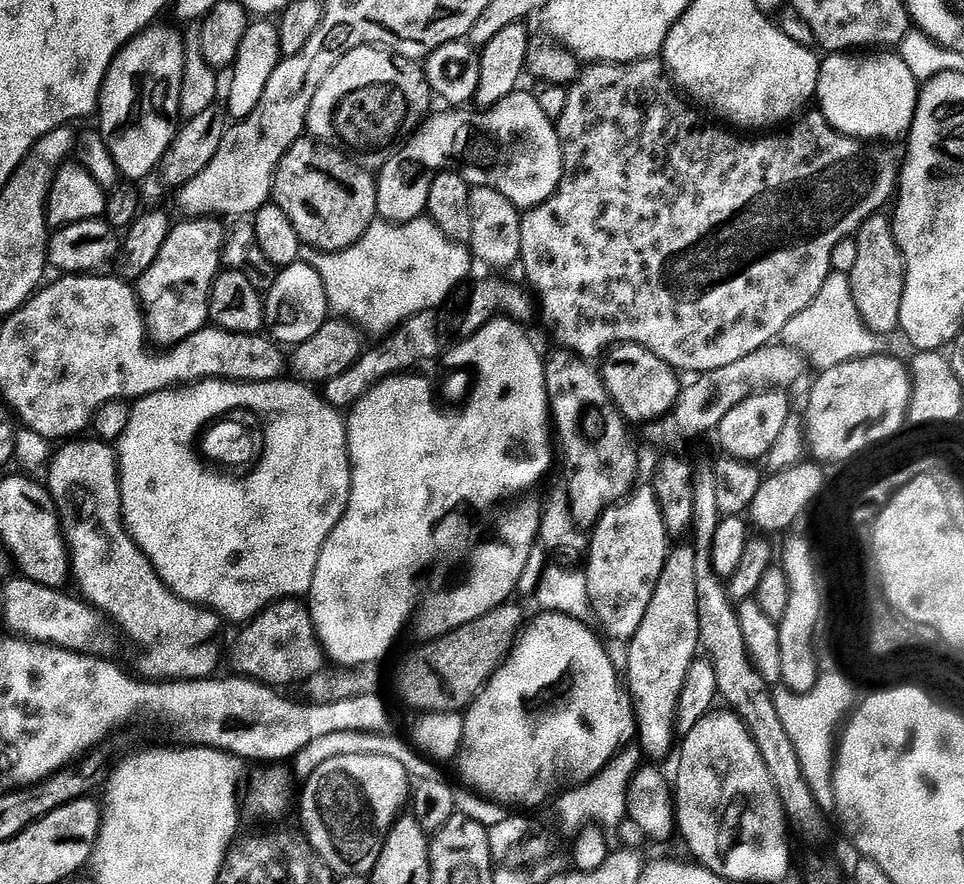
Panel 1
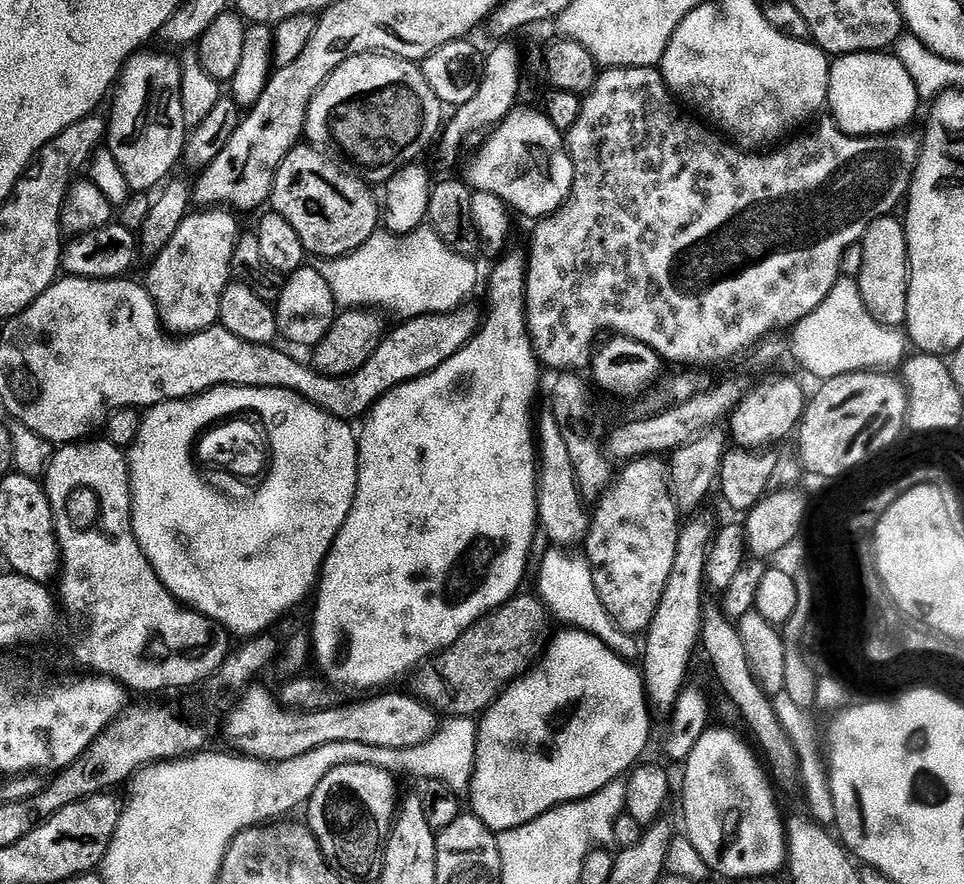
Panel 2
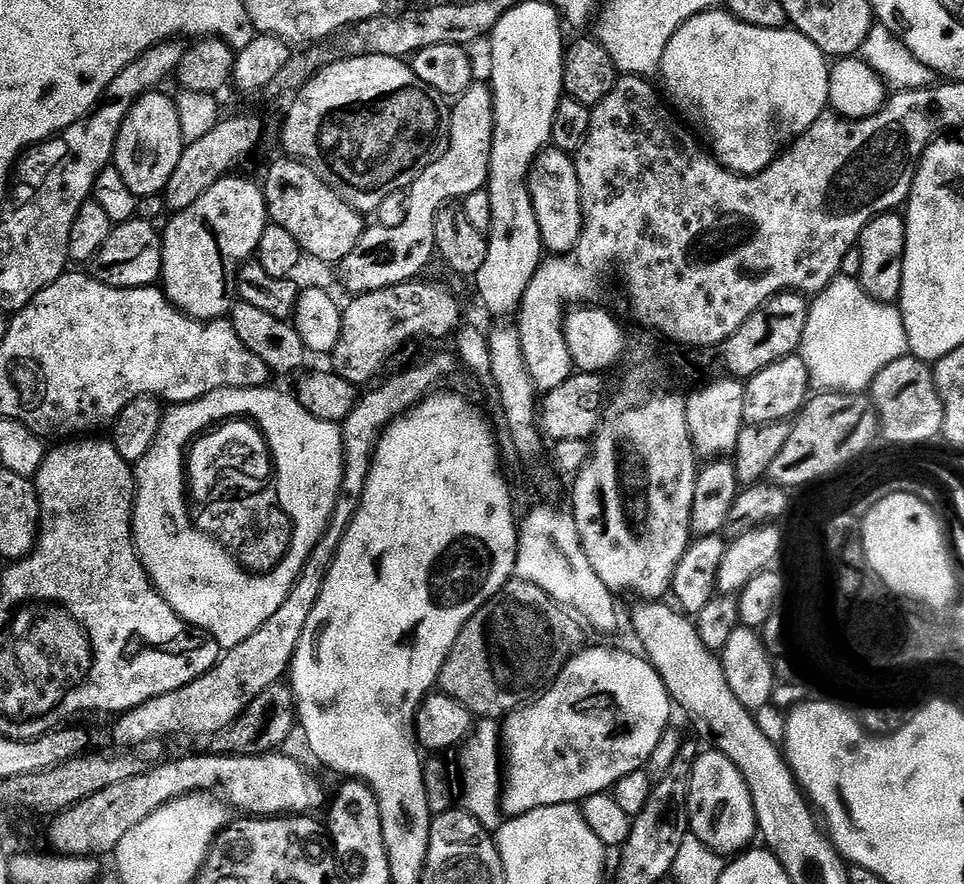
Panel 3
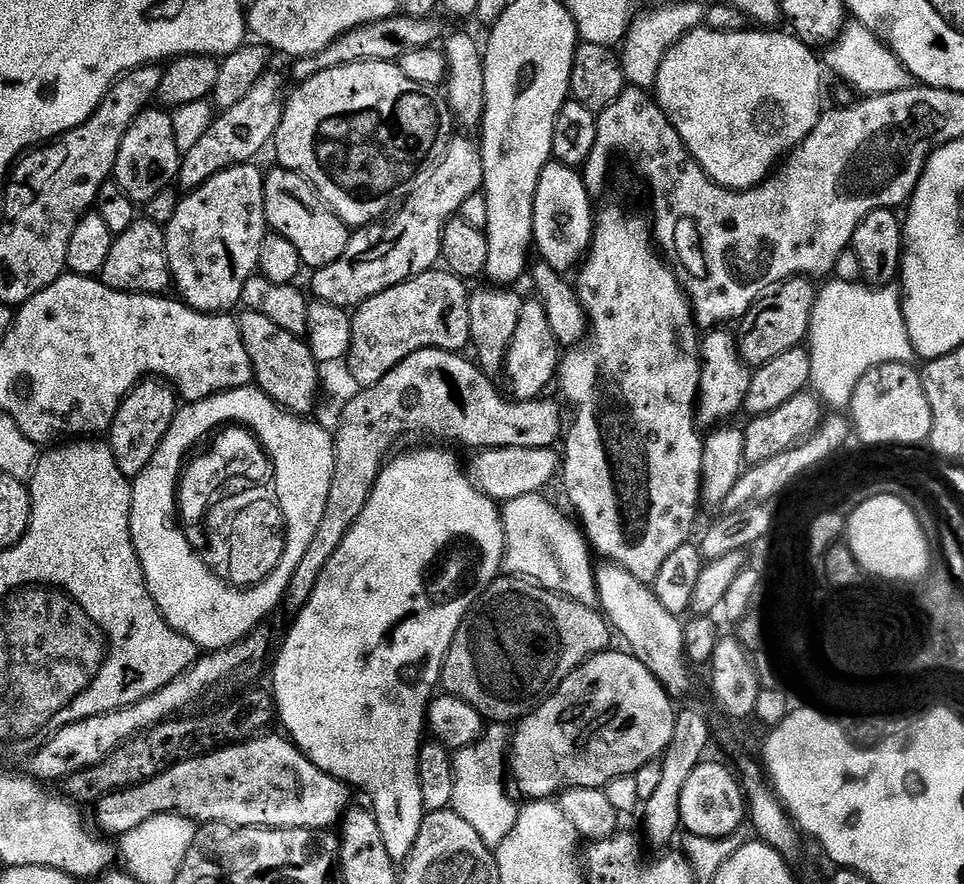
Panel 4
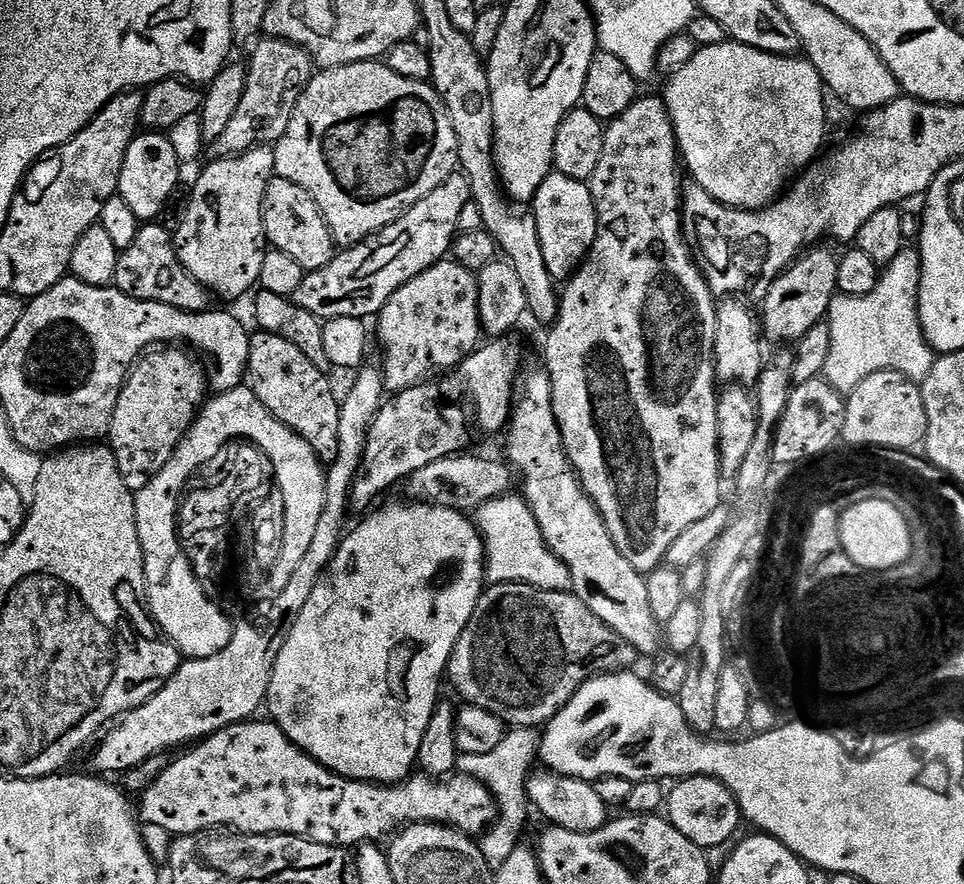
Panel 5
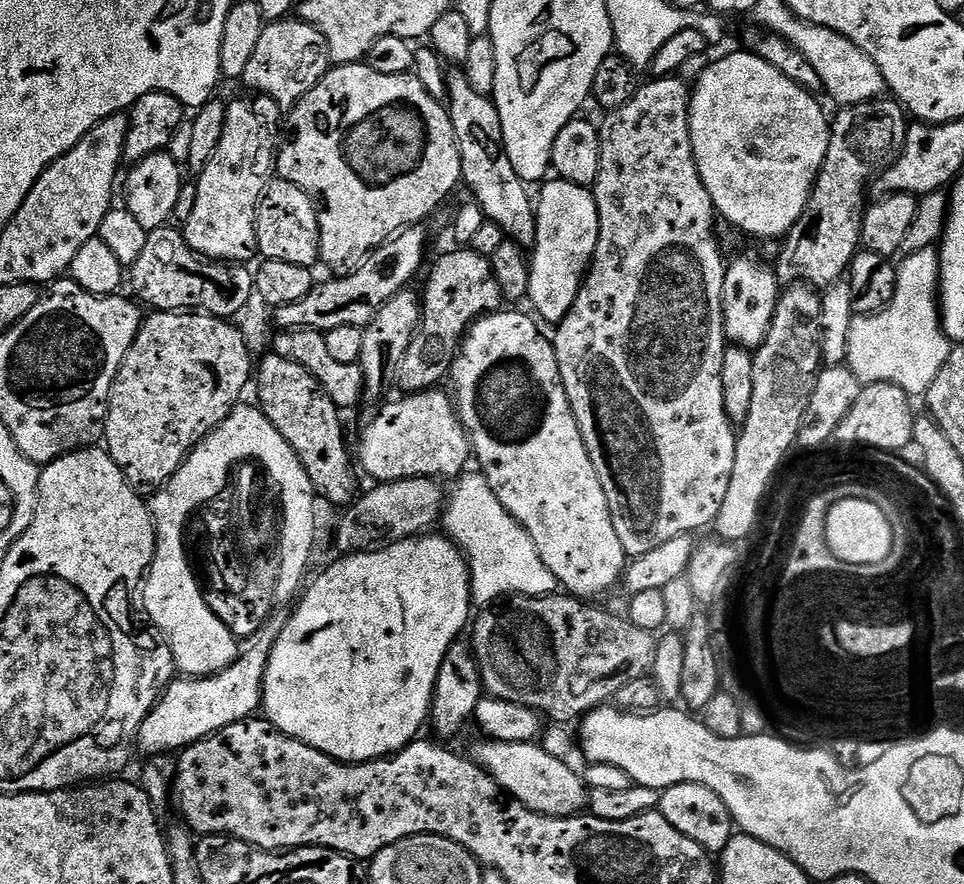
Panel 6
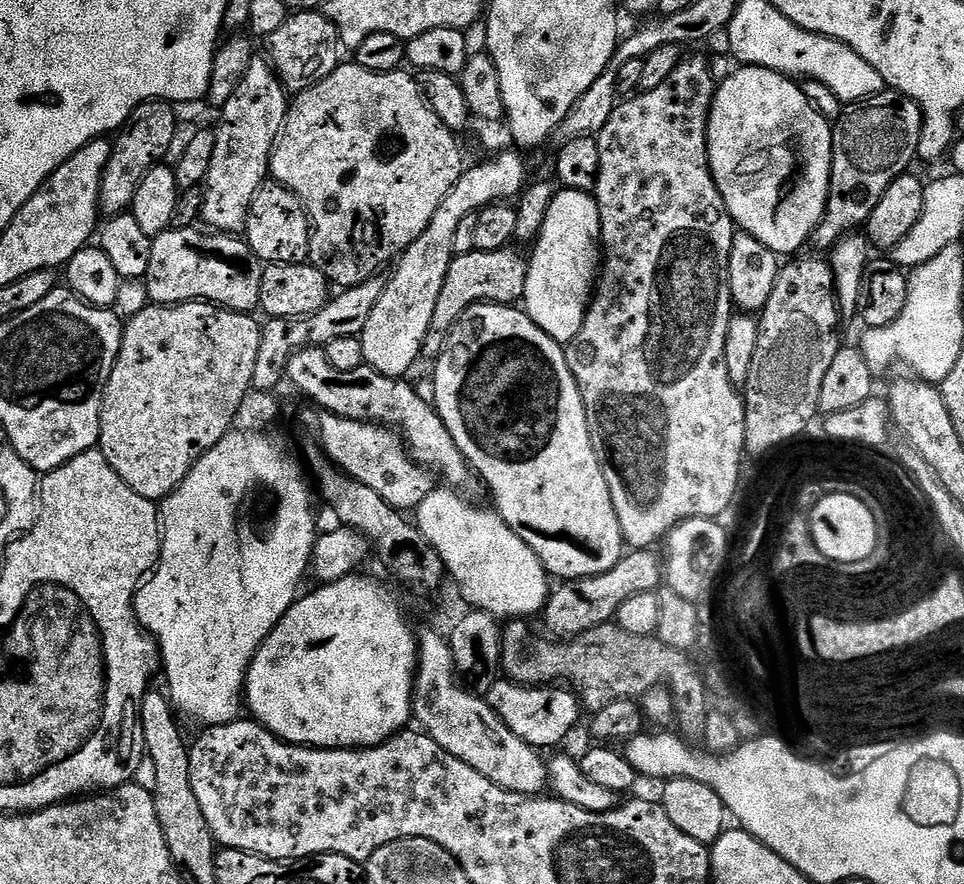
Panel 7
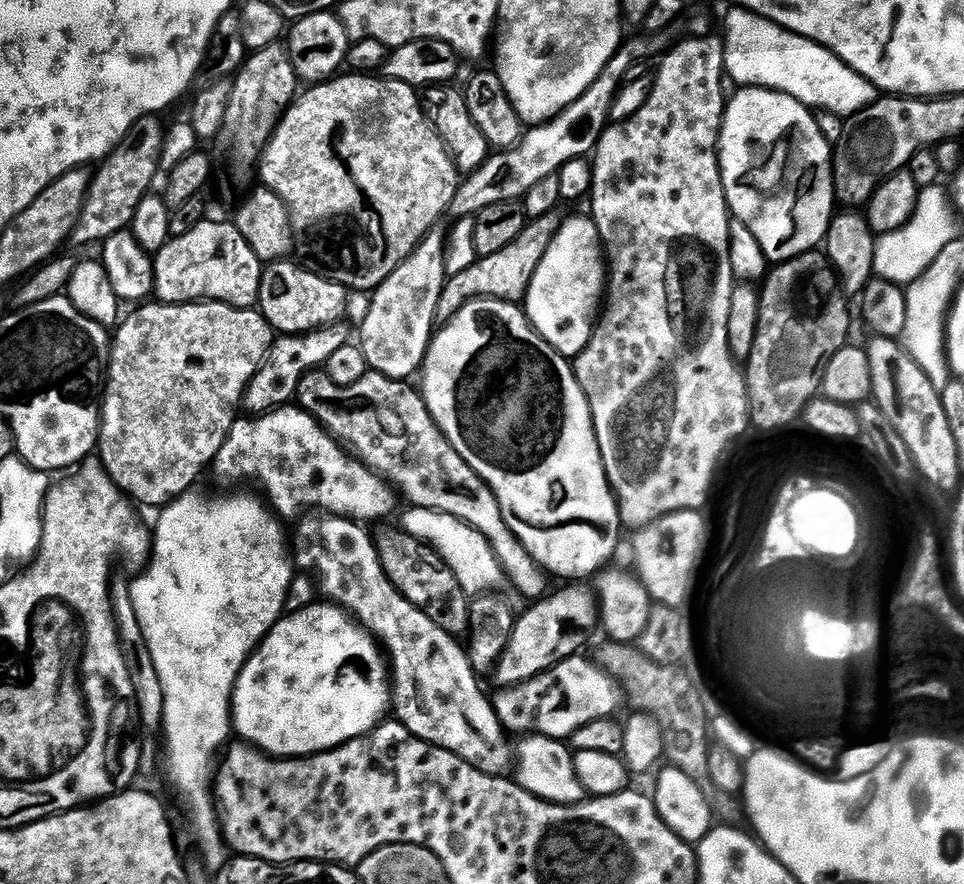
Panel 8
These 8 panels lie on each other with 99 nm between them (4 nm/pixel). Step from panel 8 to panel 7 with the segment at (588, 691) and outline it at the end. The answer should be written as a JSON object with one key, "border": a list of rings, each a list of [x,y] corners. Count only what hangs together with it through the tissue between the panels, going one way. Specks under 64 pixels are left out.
{"border":[[[507,678],[497,679],[487,692],[489,706],[498,714],[508,729],[531,748],[545,750],[560,744],[572,732],[572,727],[580,720],[582,705],[575,693],[564,686],[529,686],[514,684]]]}

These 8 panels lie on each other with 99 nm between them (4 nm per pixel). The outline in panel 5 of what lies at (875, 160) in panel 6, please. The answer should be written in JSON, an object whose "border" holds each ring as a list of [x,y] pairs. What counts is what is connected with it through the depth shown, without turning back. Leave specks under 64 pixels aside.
{"border":[[[824,246],[813,247],[793,260],[792,267],[787,268],[773,282],[770,290],[763,293],[762,336],[765,341],[773,340],[776,344],[784,344],[787,340],[799,342],[813,326],[827,317],[830,302],[838,295],[840,262],[837,253],[827,252],[820,247]]]}

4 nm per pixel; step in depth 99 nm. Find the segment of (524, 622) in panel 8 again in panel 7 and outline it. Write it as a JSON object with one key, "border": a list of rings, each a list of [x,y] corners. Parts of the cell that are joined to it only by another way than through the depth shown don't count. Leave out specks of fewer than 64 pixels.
{"border":[[[632,550],[621,556],[620,561],[610,570],[597,576],[587,576],[581,580],[565,580],[560,589],[549,595],[544,605],[542,619],[549,628],[551,635],[556,638],[571,638],[581,636],[592,628],[615,621],[616,612],[630,598],[638,594],[656,592],[665,579],[662,560],[655,556],[652,550]]]}

